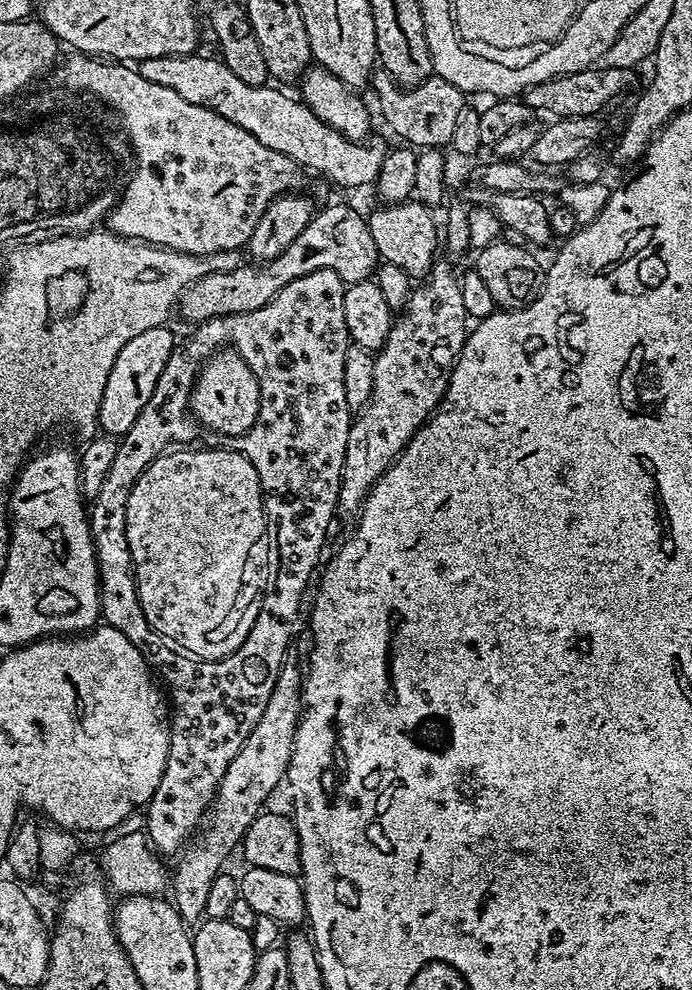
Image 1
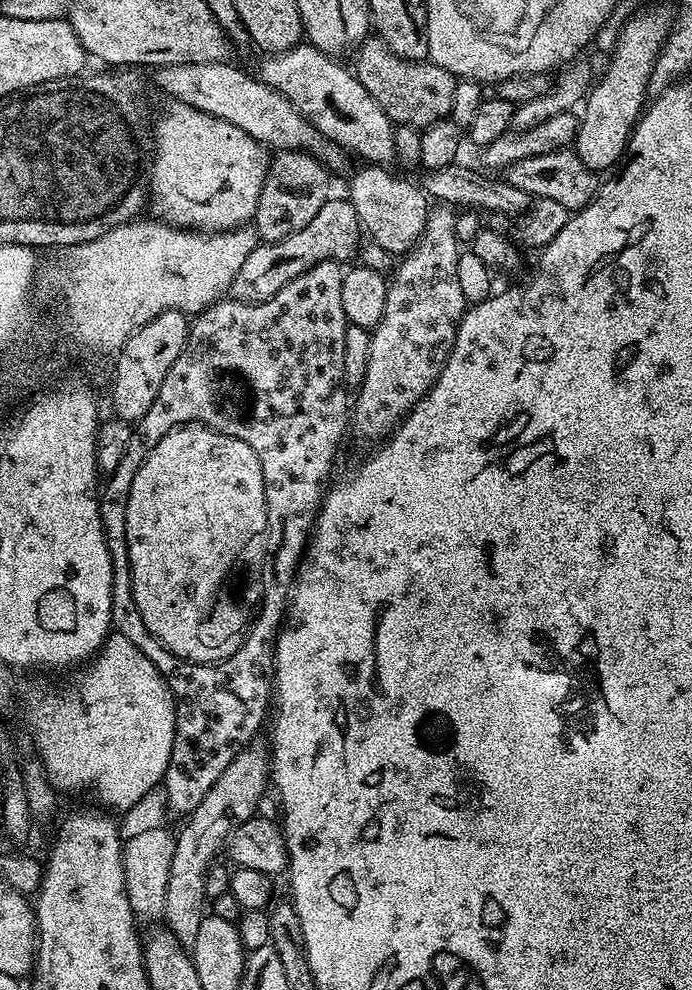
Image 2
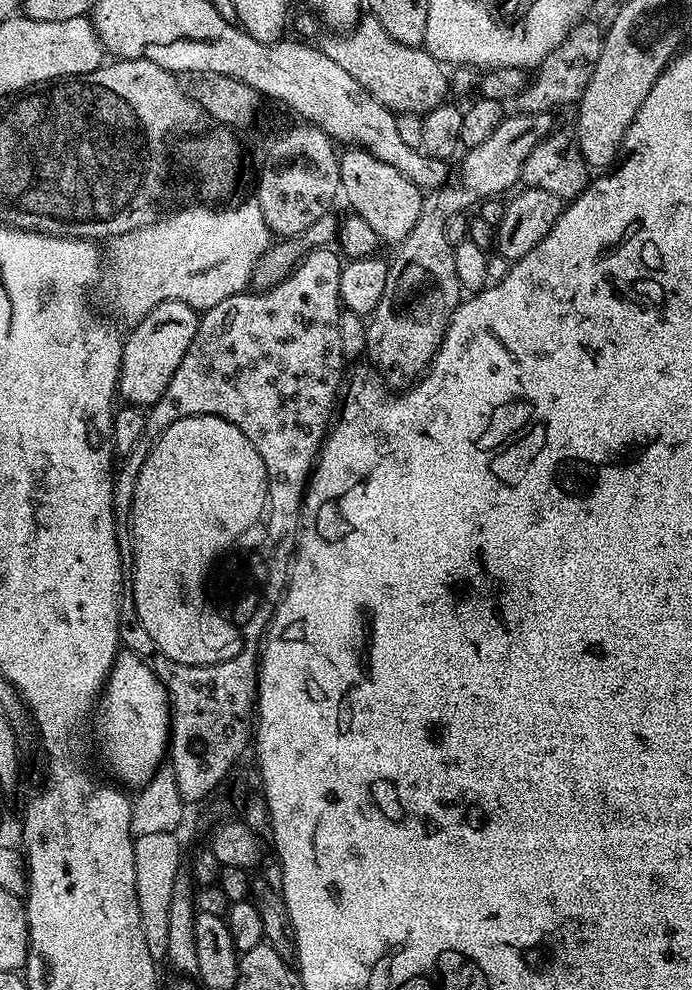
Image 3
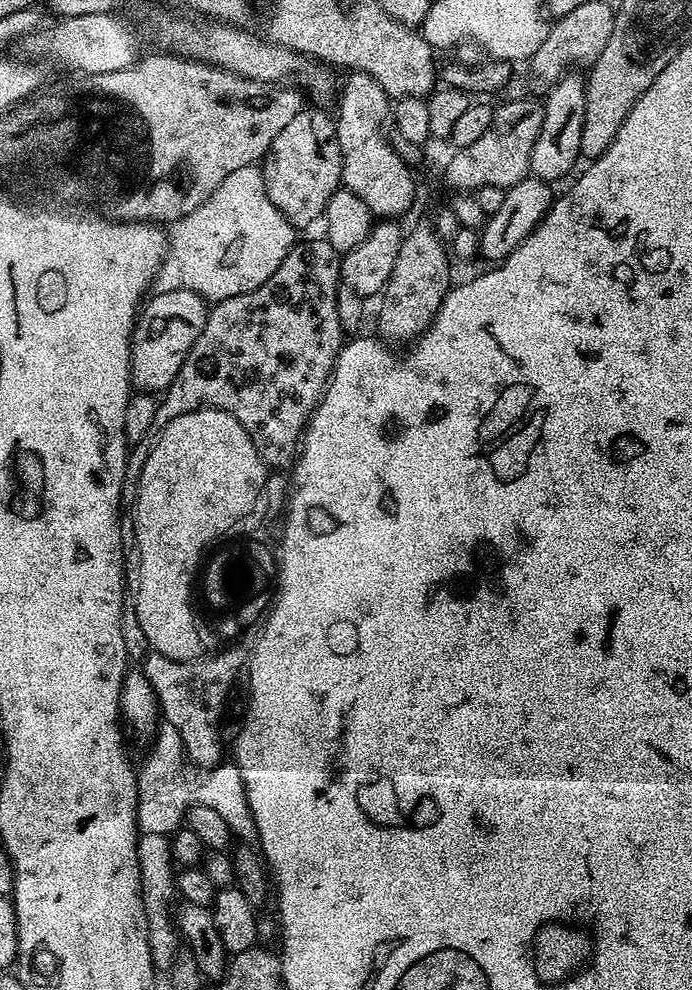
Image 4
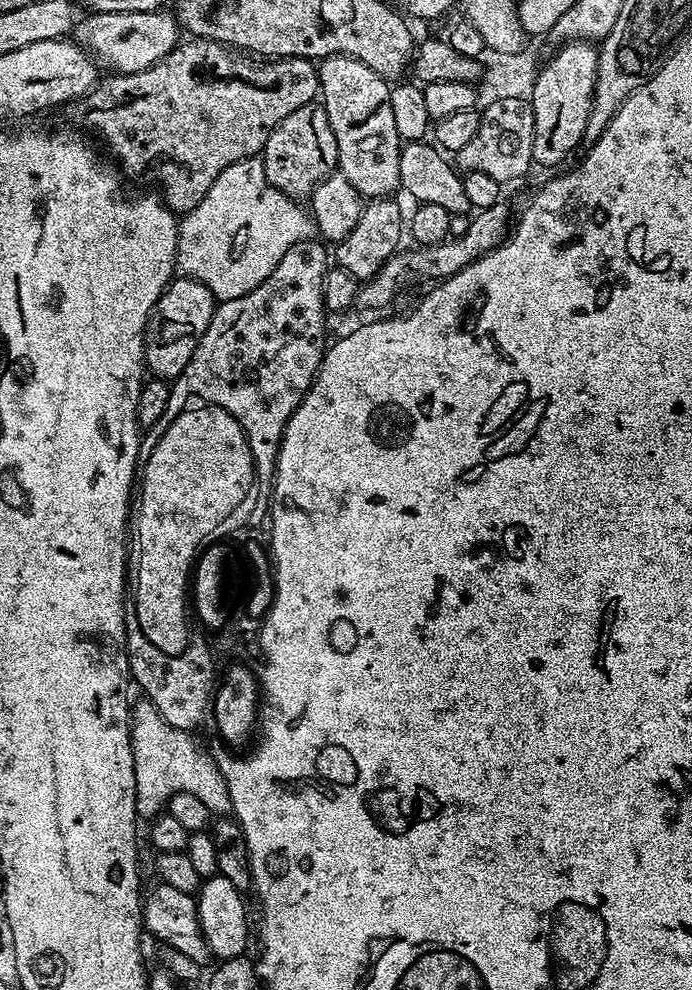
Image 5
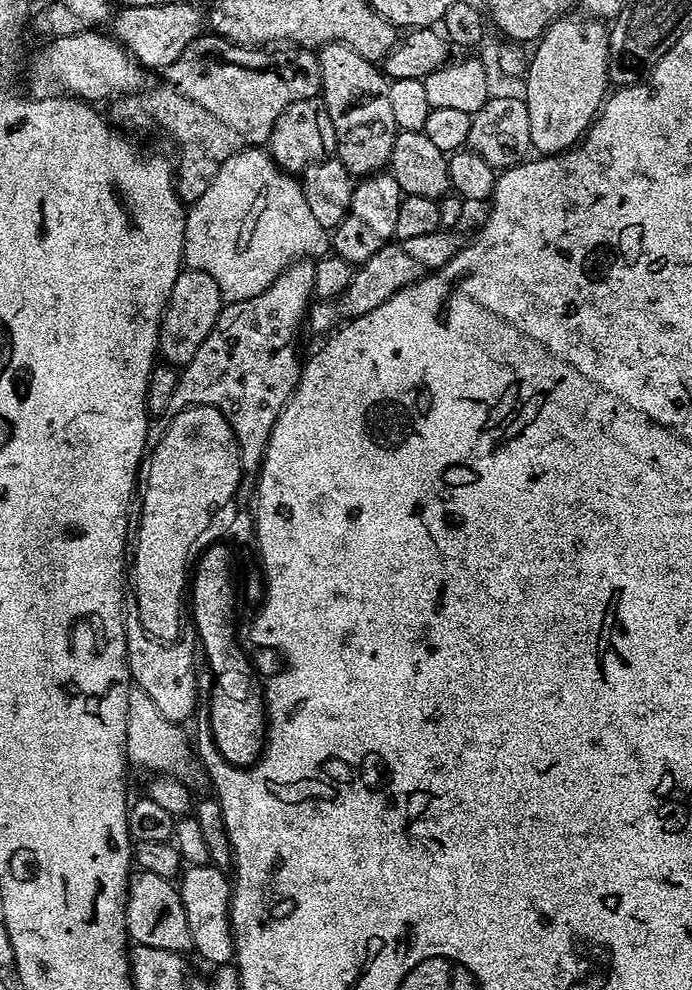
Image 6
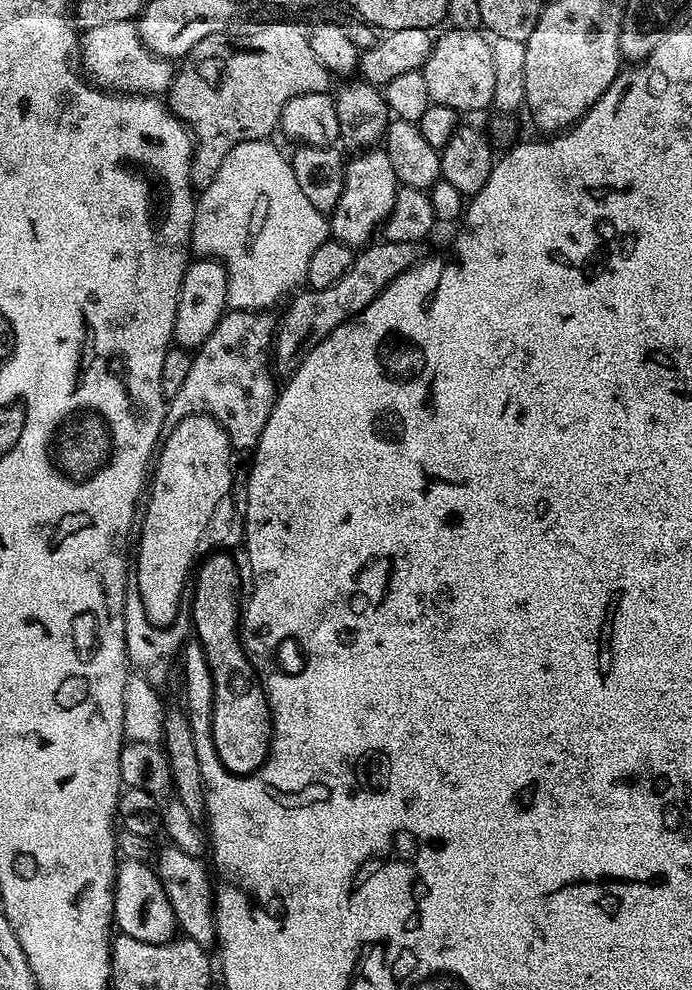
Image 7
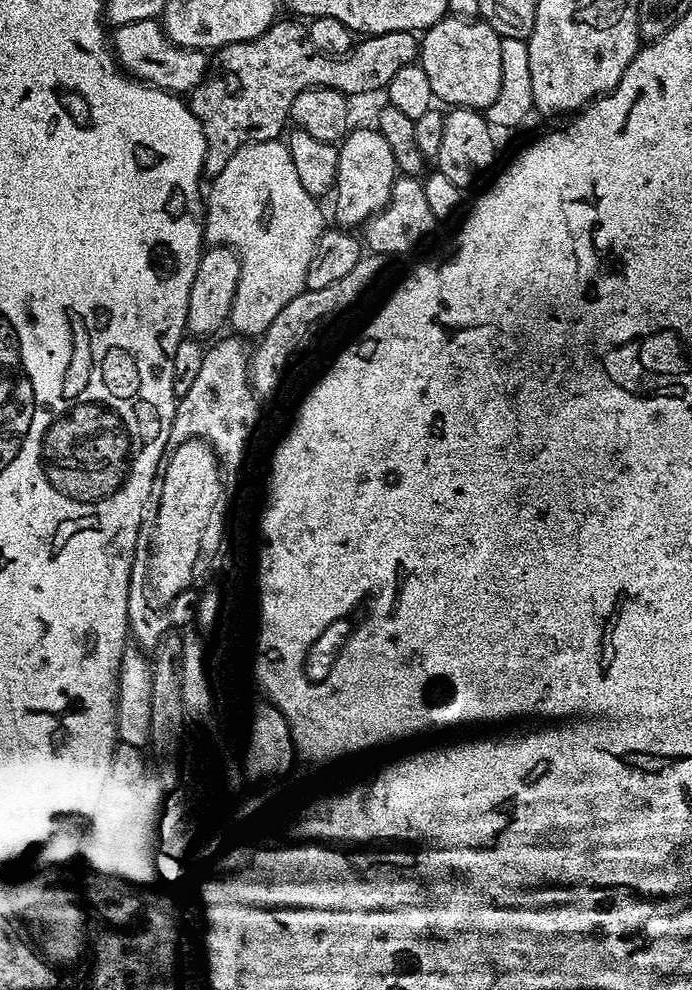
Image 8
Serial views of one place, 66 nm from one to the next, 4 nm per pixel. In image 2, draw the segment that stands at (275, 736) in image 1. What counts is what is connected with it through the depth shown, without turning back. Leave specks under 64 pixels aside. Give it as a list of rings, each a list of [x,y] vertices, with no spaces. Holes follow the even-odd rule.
[[[241,747],[236,757],[218,774],[218,778],[206,790],[206,796],[198,802],[198,806],[187,813],[188,822],[177,831],[170,878],[165,898],[163,919],[167,929],[173,933],[178,943],[190,948],[197,938],[198,926],[201,922],[200,908],[206,896],[205,877],[213,863],[212,859],[221,842],[251,816],[257,815],[260,799],[264,796],[264,787],[270,784],[270,756],[260,748]]]

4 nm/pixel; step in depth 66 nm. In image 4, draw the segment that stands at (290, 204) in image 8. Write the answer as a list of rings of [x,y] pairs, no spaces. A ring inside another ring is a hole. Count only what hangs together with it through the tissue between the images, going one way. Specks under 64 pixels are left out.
[[[261,165],[242,166],[242,170],[226,174],[222,186],[218,186],[218,190],[214,190],[214,194],[210,194],[210,198],[202,202],[198,210],[194,210],[194,214],[186,214],[186,218],[171,225],[170,235],[166,240],[164,262],[154,284],[161,292],[190,290],[206,302],[234,298],[238,294],[258,290],[258,286],[265,284],[274,274],[274,270],[278,270],[282,258],[286,258],[297,240],[297,229],[276,209],[274,202],[270,202],[266,194]]]

